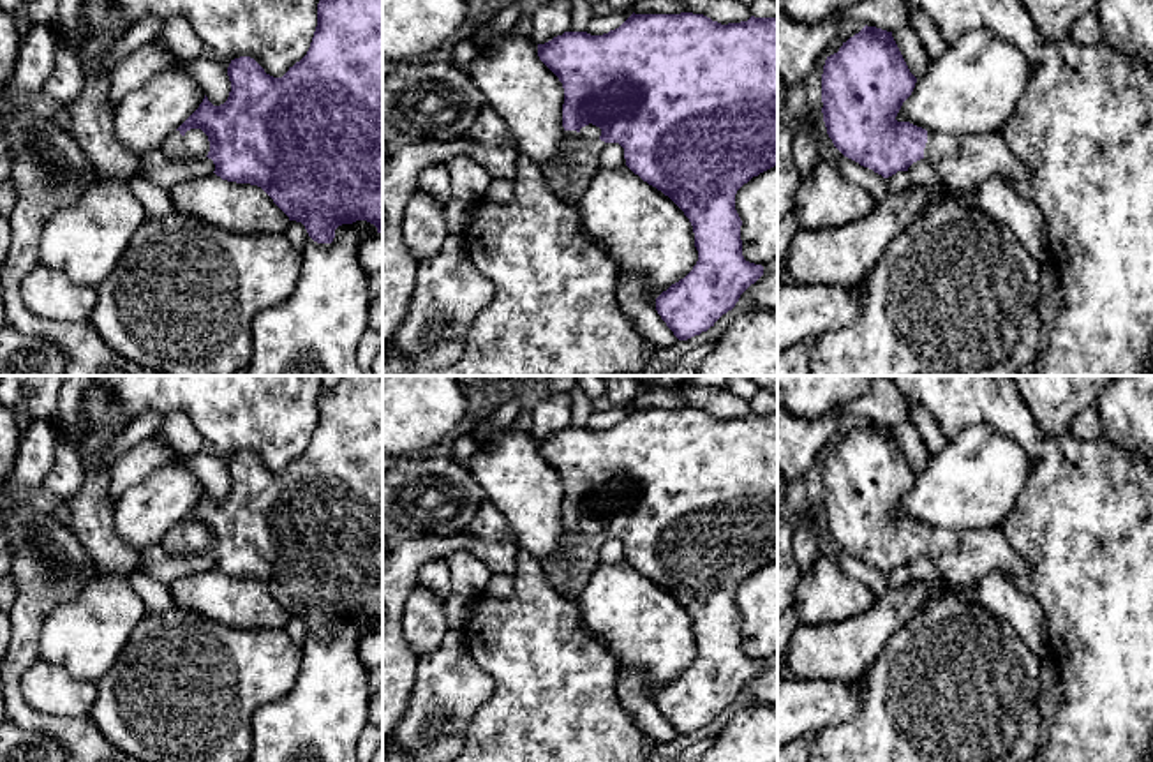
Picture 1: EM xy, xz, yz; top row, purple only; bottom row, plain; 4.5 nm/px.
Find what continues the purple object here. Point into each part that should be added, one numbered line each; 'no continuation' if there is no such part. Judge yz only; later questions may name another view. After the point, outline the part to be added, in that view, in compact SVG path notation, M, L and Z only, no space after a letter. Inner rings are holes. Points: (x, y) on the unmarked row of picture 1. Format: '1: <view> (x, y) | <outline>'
1: yz (961, 556) | M927 526L924 556L940 577L957 587L977 586L1000 573L1015 584L1028 570L1026 561L1012 549L1001 526L973 529L943 529Z

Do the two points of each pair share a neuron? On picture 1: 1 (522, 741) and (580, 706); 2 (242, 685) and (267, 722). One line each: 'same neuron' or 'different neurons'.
1: same neuron
2: different neurons

